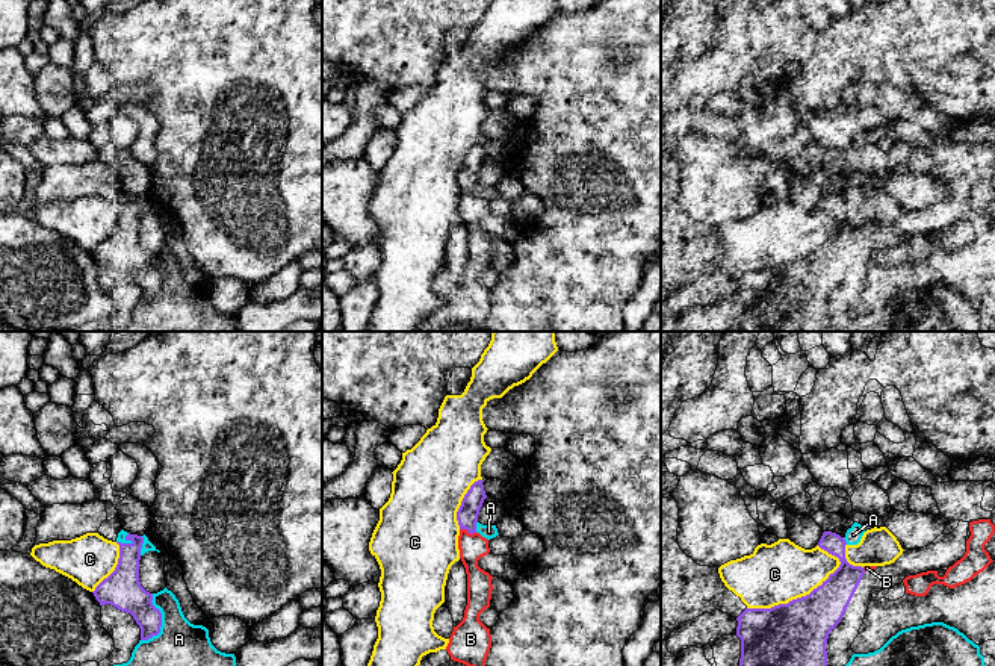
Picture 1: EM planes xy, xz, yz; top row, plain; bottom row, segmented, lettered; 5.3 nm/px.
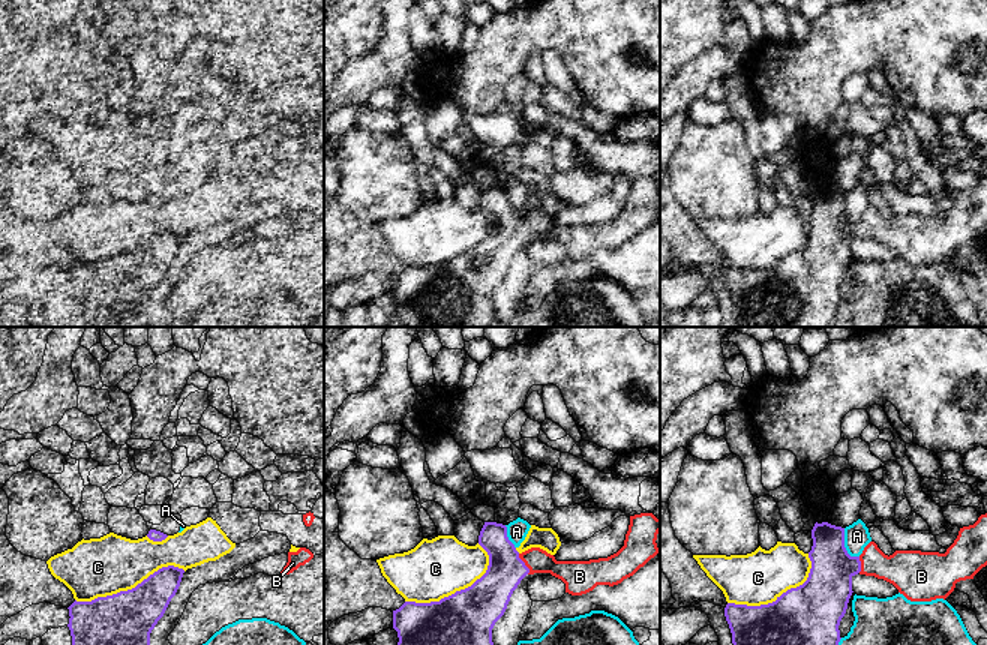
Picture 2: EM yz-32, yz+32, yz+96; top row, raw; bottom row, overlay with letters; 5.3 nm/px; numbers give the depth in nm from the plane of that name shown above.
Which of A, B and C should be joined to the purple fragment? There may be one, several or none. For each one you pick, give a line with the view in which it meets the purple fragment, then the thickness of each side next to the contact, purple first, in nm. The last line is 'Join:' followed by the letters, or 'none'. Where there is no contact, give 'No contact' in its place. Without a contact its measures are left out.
B: Touches purple in xz. Thickness 110 nm (purple) against 140 nm
Join: B

